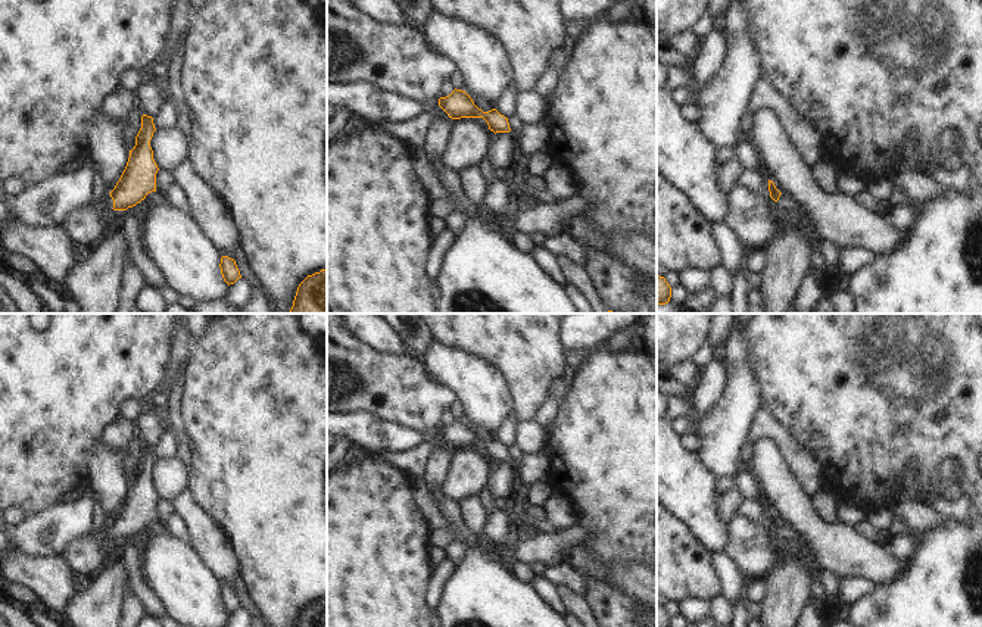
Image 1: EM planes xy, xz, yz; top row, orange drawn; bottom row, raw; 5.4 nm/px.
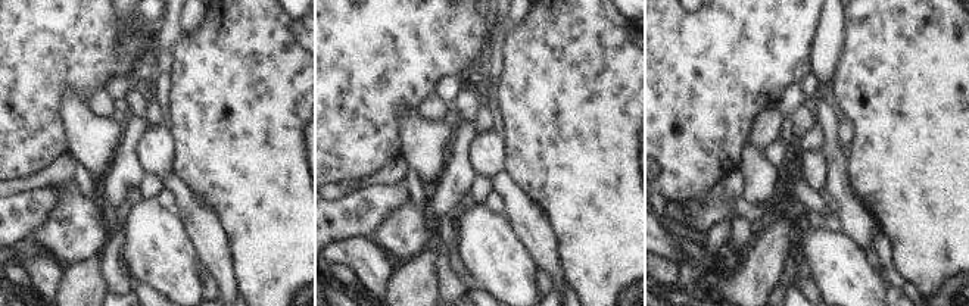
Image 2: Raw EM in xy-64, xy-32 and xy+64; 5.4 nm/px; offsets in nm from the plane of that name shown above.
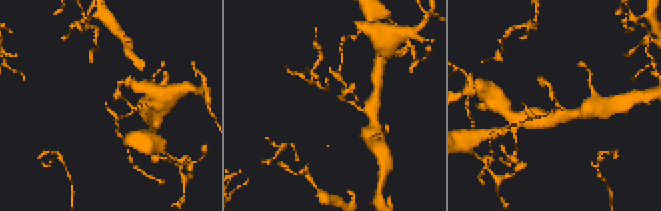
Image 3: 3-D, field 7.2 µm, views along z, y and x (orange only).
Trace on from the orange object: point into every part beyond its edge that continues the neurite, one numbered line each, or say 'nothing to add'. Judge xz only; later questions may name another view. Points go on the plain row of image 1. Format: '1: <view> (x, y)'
1: xz (414, 461)

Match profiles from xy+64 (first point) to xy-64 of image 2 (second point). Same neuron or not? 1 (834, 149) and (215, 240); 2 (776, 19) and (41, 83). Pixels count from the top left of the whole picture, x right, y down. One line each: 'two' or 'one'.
1: one
2: one

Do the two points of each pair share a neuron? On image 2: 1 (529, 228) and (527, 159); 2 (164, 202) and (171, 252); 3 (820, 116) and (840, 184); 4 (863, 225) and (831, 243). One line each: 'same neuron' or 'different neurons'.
1: different neurons
2: different neurons
3: same neuron
4: different neurons

